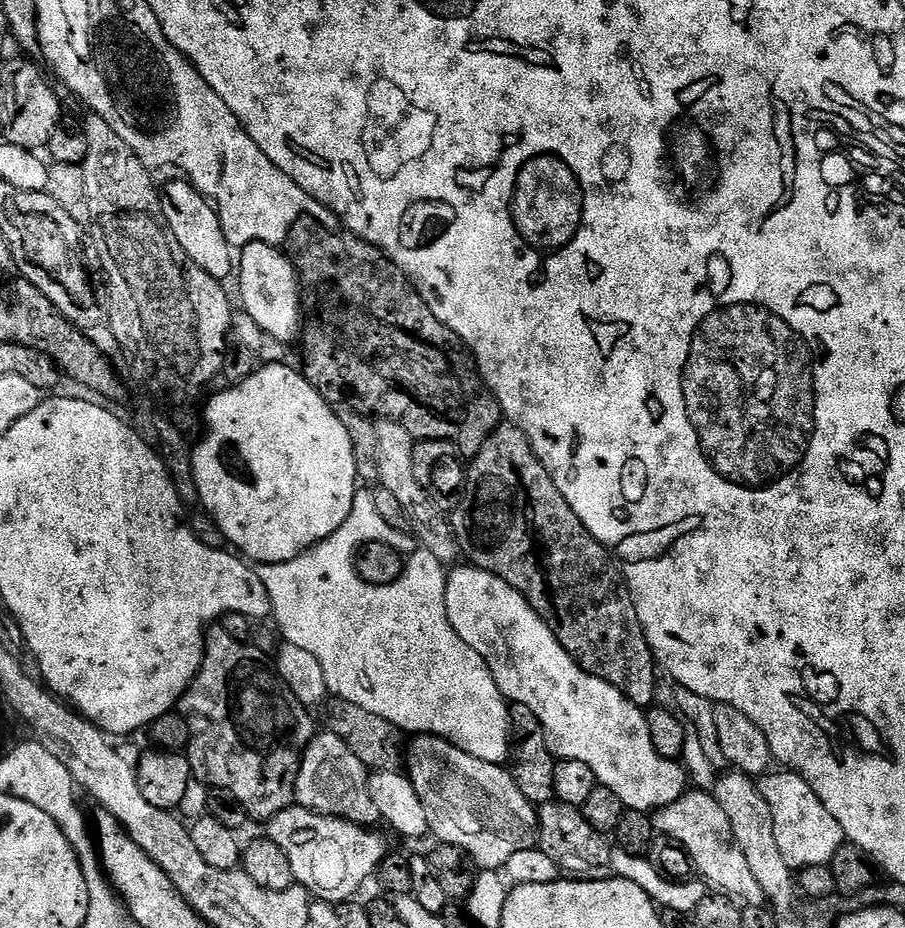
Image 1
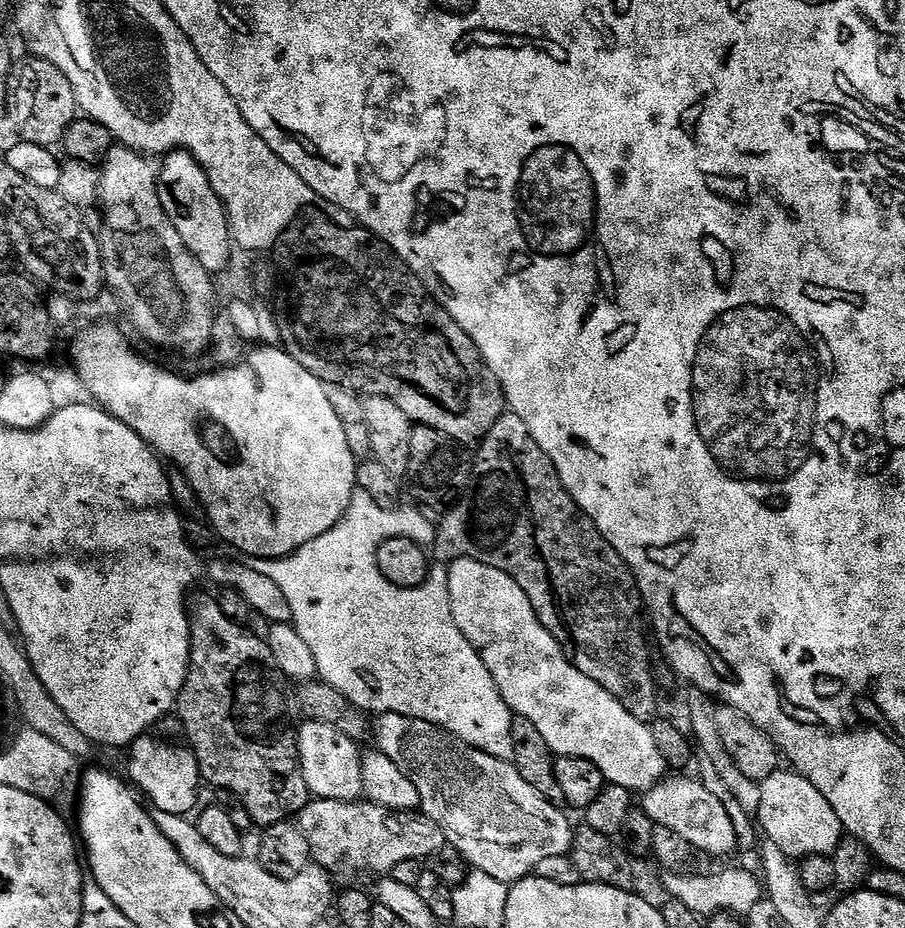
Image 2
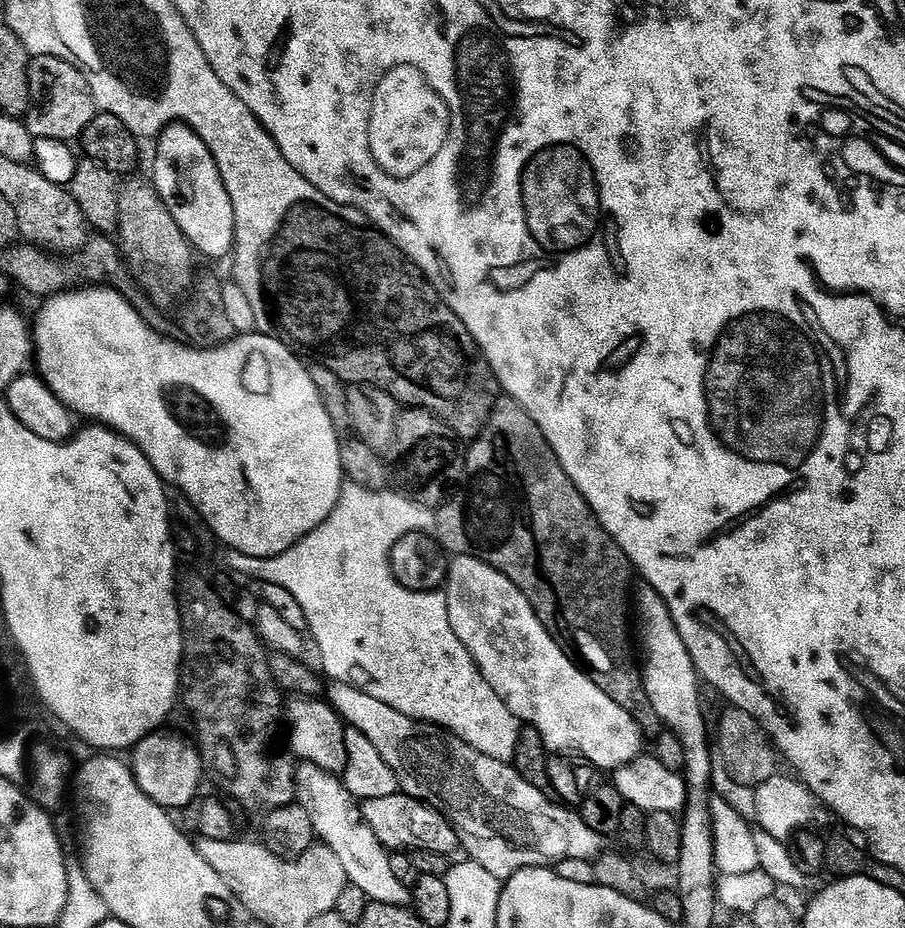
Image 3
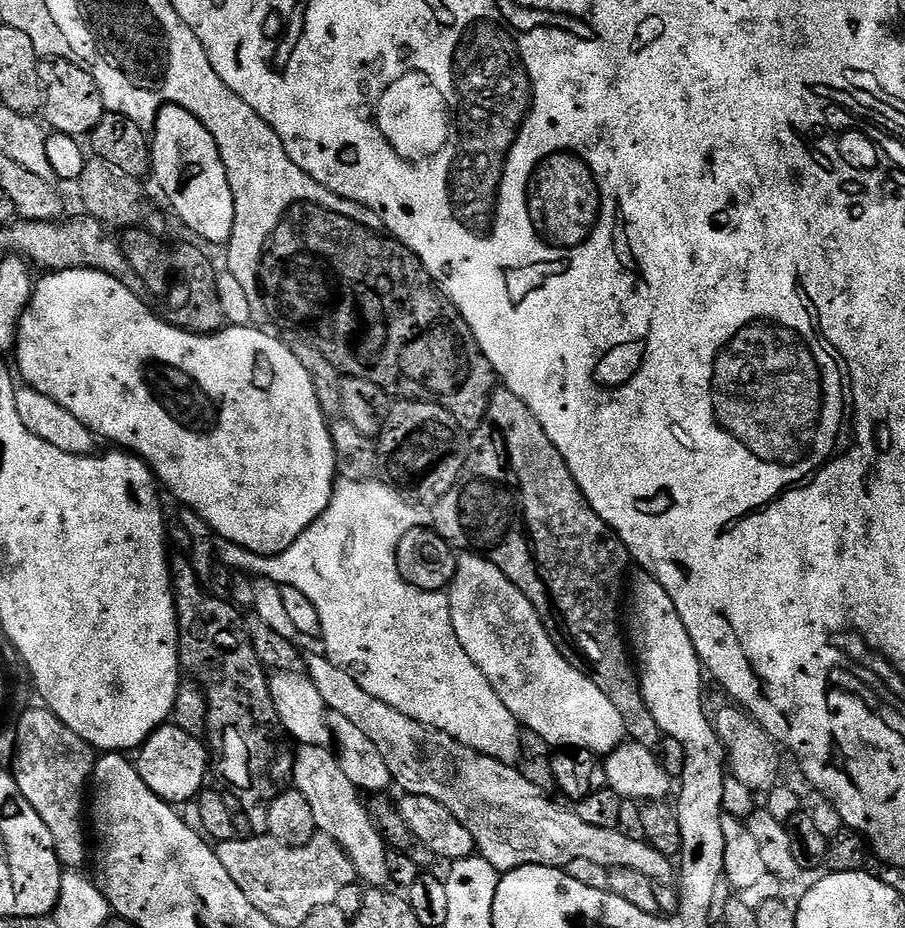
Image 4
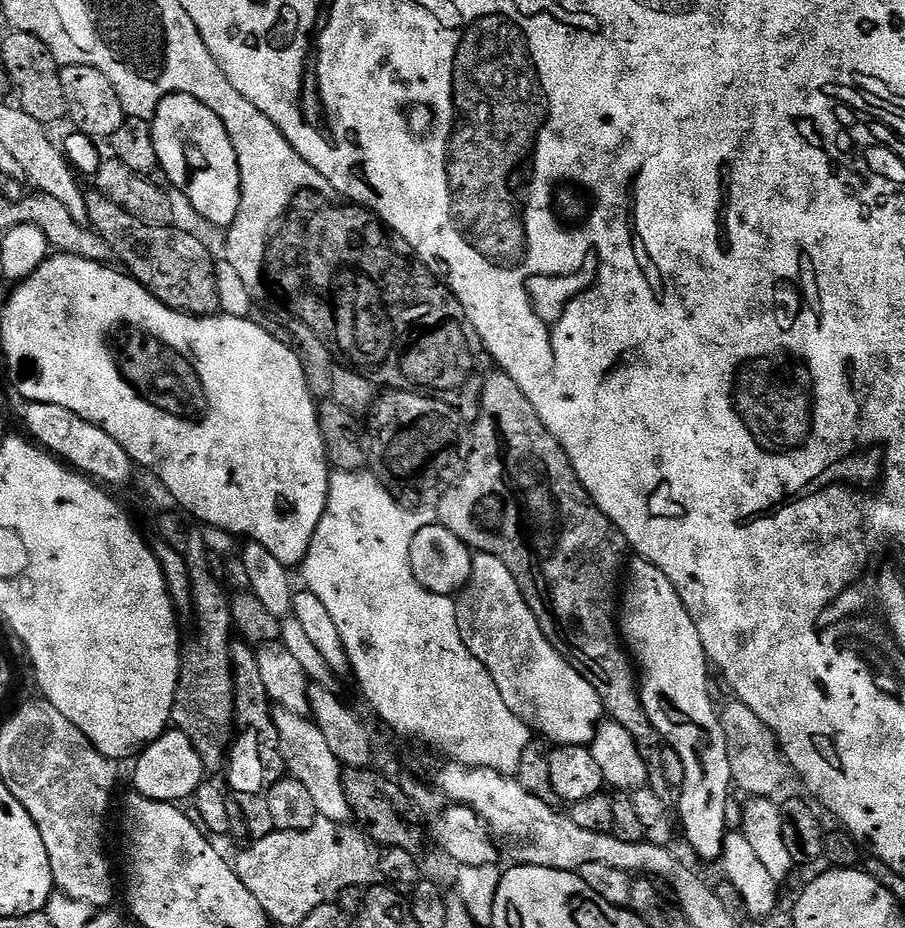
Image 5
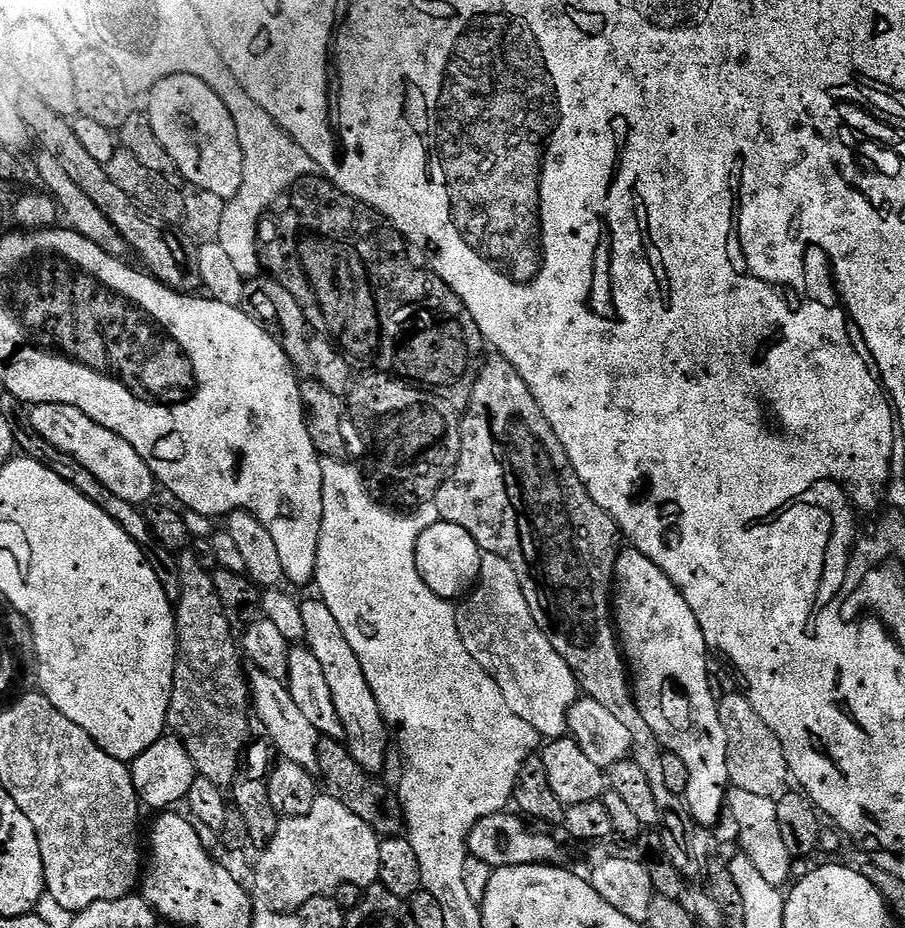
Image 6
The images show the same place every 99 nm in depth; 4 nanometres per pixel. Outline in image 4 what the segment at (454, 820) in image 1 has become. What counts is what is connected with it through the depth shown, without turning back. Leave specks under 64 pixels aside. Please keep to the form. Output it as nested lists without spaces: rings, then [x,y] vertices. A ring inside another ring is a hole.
[[[327,655],[307,657],[306,675],[310,682],[314,682],[314,687],[318,694],[322,694],[322,702],[329,712],[342,714],[342,718],[350,718],[370,742],[382,754],[386,766],[390,766],[390,774],[395,787],[401,793],[410,796],[429,796],[434,798],[434,802],[442,802],[454,818],[458,818],[470,830],[470,834],[476,843],[476,852],[483,856],[486,862],[490,862],[500,874],[512,872],[516,868],[521,868],[527,864],[537,864],[547,868],[567,869],[570,862],[575,862],[578,858],[586,858],[589,862],[598,862],[598,866],[606,869],[625,868],[626,870],[638,870],[638,874],[646,874],[653,882],[668,880],[672,876],[673,861],[669,857],[658,854],[654,846],[645,844],[643,840],[626,838],[619,828],[614,830],[602,830],[598,826],[589,826],[587,822],[582,822],[575,811],[559,808],[555,799],[549,798],[543,792],[538,791],[526,778],[522,778],[519,767],[511,764],[504,764],[501,760],[490,758],[481,752],[475,752],[473,748],[468,748],[462,742],[450,738],[437,728],[426,726],[414,718],[406,718],[394,706],[386,706],[386,702],[378,702],[346,670],[334,666],[334,662],[328,660]]]

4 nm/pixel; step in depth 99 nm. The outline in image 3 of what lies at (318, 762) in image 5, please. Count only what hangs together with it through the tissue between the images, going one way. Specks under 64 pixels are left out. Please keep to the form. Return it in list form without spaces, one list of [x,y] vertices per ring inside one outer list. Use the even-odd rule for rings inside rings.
[[[301,763],[296,770],[296,800],[306,810],[306,814],[310,814],[310,822],[319,843],[325,844],[330,850],[334,850],[334,854],[338,854],[338,862],[342,862],[342,870],[346,870],[348,882],[358,886],[358,890],[362,890],[362,894],[366,894],[371,903],[389,904],[399,908],[413,903],[412,889],[402,886],[402,882],[398,882],[398,878],[394,875],[394,869],[390,867],[389,849],[378,842],[374,832],[358,815],[357,801],[333,773],[324,772],[313,764]]]

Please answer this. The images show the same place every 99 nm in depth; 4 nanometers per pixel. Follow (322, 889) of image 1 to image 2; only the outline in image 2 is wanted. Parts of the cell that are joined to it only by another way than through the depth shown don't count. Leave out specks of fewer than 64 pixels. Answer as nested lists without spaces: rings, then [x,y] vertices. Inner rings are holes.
[[[315,798],[309,799],[308,805],[298,813],[298,827],[300,833],[306,838],[308,843],[308,851],[311,859],[315,861],[319,867],[323,868],[329,874],[337,874],[336,872],[380,872],[376,874],[388,874],[394,866],[398,866],[398,862],[406,862],[407,860],[414,860],[417,862],[423,861],[425,858],[435,854],[439,848],[445,847],[446,841],[441,830],[432,820],[428,819],[423,814],[417,814],[415,811],[411,812],[392,812],[389,808],[383,808],[371,802],[357,802],[354,800],[317,800]]]

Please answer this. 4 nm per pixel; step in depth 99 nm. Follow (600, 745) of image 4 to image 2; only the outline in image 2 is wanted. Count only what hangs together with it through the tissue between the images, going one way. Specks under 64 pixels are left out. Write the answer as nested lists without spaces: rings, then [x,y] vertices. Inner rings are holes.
[[[458,558],[447,565],[446,583],[450,594],[450,610],[454,614],[454,622],[458,626],[458,630],[462,630],[462,634],[466,634],[470,646],[474,646],[474,650],[482,658],[482,662],[486,662],[486,670],[490,670],[490,678],[494,678],[494,686],[498,686],[500,697],[508,703],[508,707],[512,709],[515,715],[526,718],[530,722],[534,722],[534,726],[538,726],[538,734],[542,734],[542,738],[546,738],[546,746],[550,746],[553,754],[557,757],[577,756],[578,758],[586,758],[590,762],[594,762],[594,766],[598,766],[598,770],[607,783],[622,786],[633,794],[643,794],[653,784],[659,784],[661,780],[665,779],[666,773],[660,769],[660,764],[664,759],[662,754],[658,754],[651,727],[645,721],[634,718],[634,714],[630,714],[630,710],[626,710],[626,706],[622,706],[620,700],[617,700],[606,690],[602,690],[602,686],[598,686],[598,682],[586,678],[586,674],[582,674],[570,663],[555,638],[544,629],[542,622],[538,622],[538,618],[530,606],[530,598],[526,598],[526,594],[522,594],[522,586],[518,586],[518,582],[514,582],[514,578],[510,578],[510,574],[502,574],[502,570],[494,570],[494,566],[486,566],[474,558]]]

